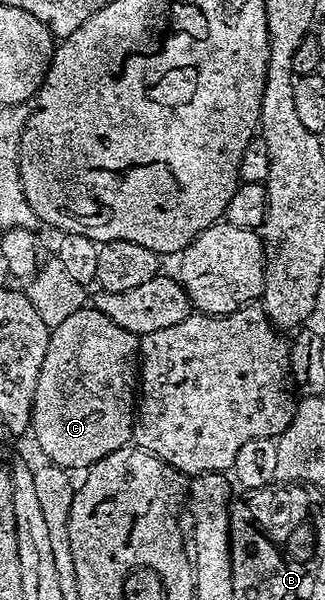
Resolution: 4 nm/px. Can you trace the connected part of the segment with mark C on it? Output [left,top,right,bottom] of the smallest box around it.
[32,306,139,470]

